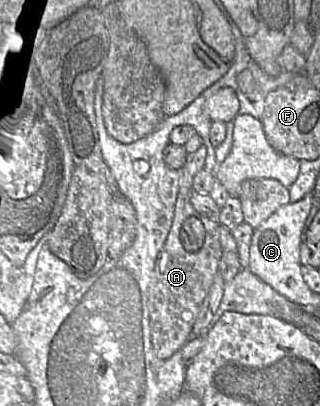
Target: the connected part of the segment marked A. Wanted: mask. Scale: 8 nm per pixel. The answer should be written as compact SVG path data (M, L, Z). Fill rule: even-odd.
M202 145L187 155L183 168L179 169L179 193L172 225L157 257L149 286L151 343L155 355L161 360L170 358L191 339L193 325L218 272L218 263L223 252L219 239L220 224L198 213L191 204L193 178L204 169L206 155L207 148Z

